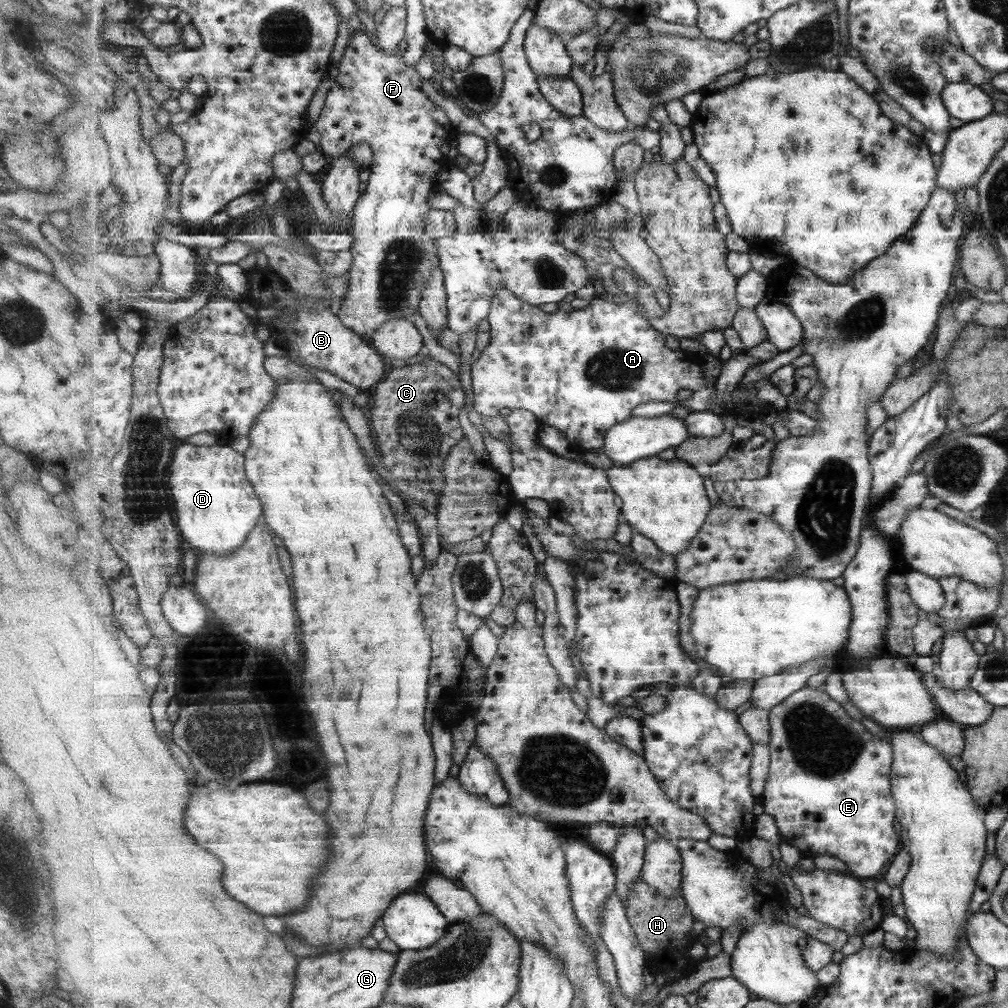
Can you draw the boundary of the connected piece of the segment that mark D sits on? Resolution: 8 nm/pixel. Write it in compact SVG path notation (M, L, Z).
M182 442L174 451L170 468L170 492L173 492L174 511L177 513L177 526L187 544L197 552L210 552L216 555L228 555L241 546L248 534L263 520L264 504L259 493L248 480L246 458L237 452L229 442L211 446L195 446Z

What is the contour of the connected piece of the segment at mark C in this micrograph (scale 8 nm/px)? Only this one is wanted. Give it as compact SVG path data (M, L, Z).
M421 353L421 361L413 366L392 369L384 381L377 384L374 394L371 422L374 434L377 436L378 447L385 464L395 478L397 490L405 500L408 512L414 516L423 536L424 551L422 554L426 566L429 566L441 554L440 534L440 496L444 494L444 466L452 448L466 436L459 422L459 414L465 406L465 393L461 387L459 374L454 374L451 368L441 364L429 355Z

